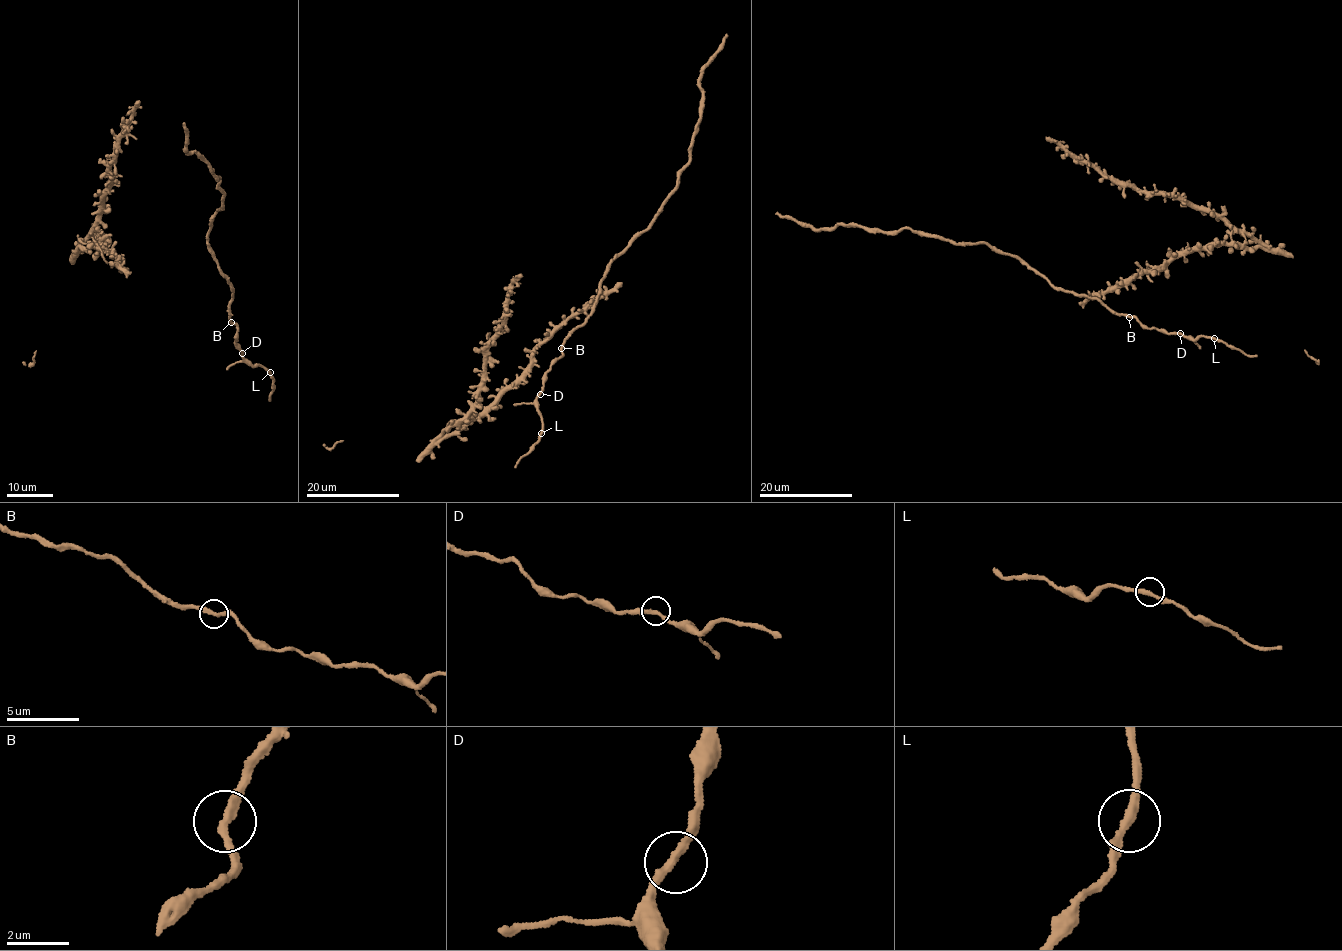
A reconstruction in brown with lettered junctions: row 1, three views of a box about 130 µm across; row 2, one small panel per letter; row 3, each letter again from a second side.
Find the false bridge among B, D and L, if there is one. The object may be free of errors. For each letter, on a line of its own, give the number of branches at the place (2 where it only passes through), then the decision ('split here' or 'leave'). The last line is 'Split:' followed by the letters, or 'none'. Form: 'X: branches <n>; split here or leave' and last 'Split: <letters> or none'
B: branches 2; leave
D: branches 2; leave
L: branches 2; leave
Split: none

